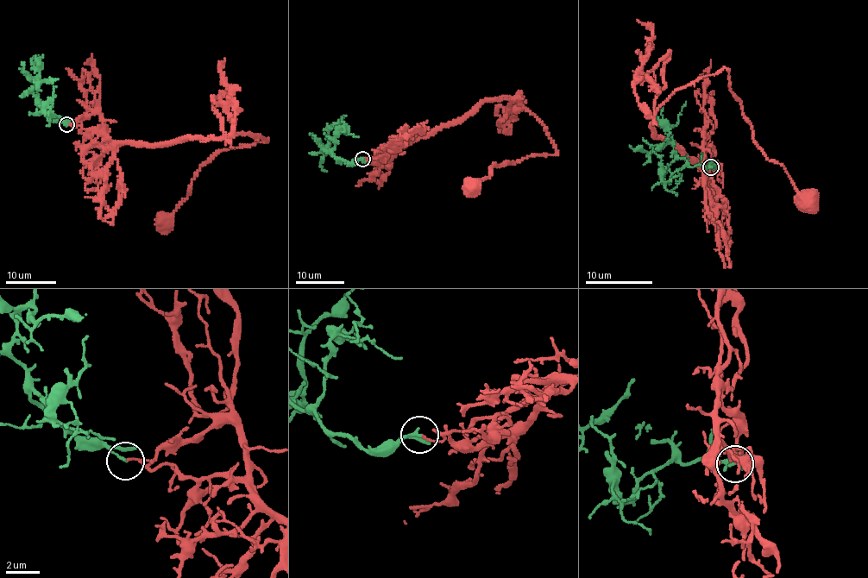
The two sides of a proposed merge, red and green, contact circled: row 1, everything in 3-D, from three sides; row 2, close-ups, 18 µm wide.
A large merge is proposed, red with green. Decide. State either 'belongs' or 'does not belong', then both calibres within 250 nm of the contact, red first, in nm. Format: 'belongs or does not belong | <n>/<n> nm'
does not belong | 110/160 nm

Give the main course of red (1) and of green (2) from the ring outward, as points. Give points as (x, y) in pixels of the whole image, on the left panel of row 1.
1: (66, 124), (139, 145), (245, 134), (267, 141), (214, 153), (199, 168), (188, 196), (161, 221)
2: (66, 124), (48, 116), (37, 103), (32, 91), (34, 81), (38, 78), (39, 82), (49, 78), (59, 79)

